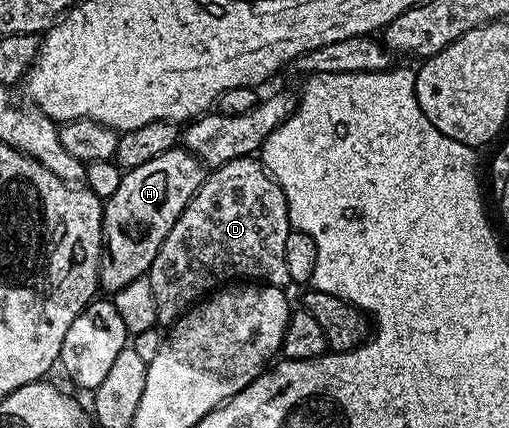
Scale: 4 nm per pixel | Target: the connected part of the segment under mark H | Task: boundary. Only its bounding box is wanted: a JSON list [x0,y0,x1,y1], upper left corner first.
[99,147,204,295]

